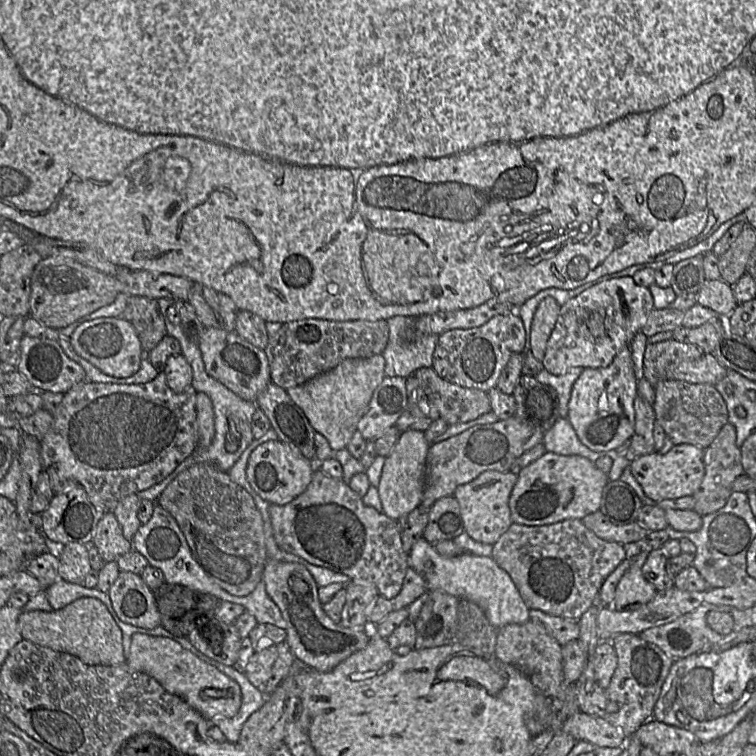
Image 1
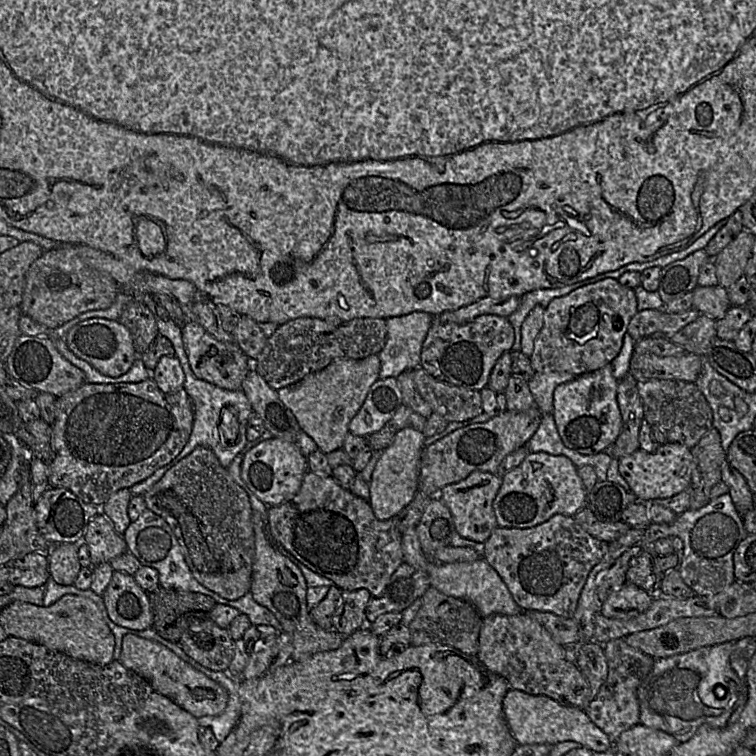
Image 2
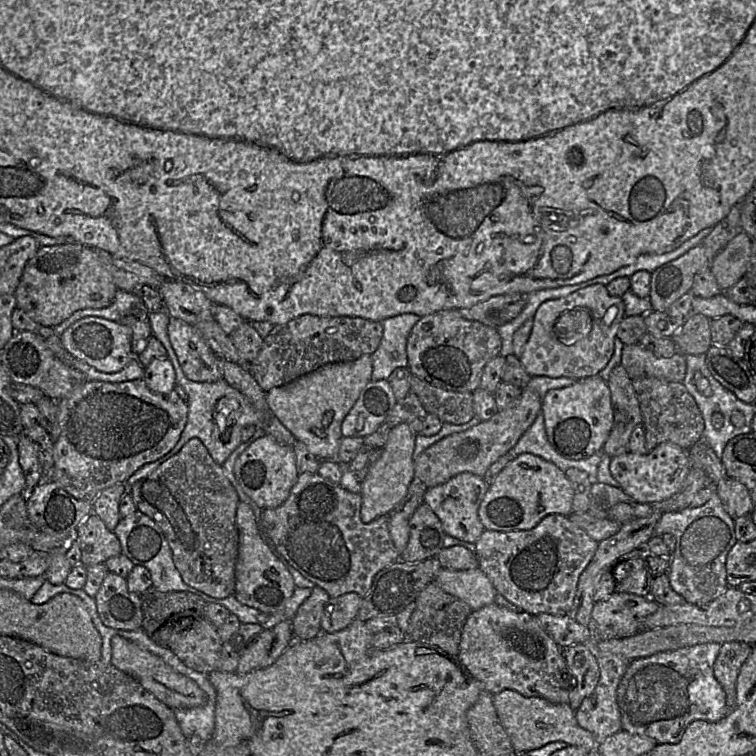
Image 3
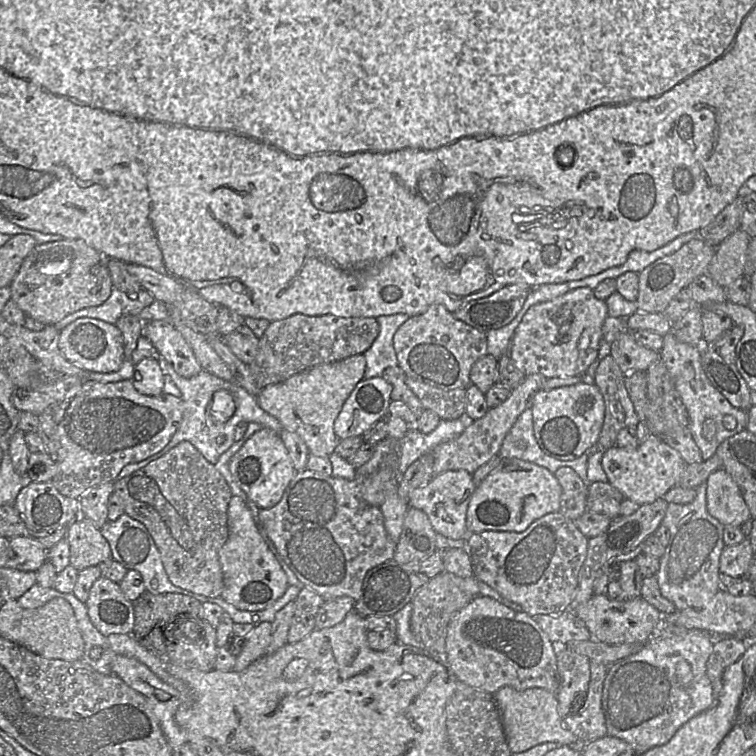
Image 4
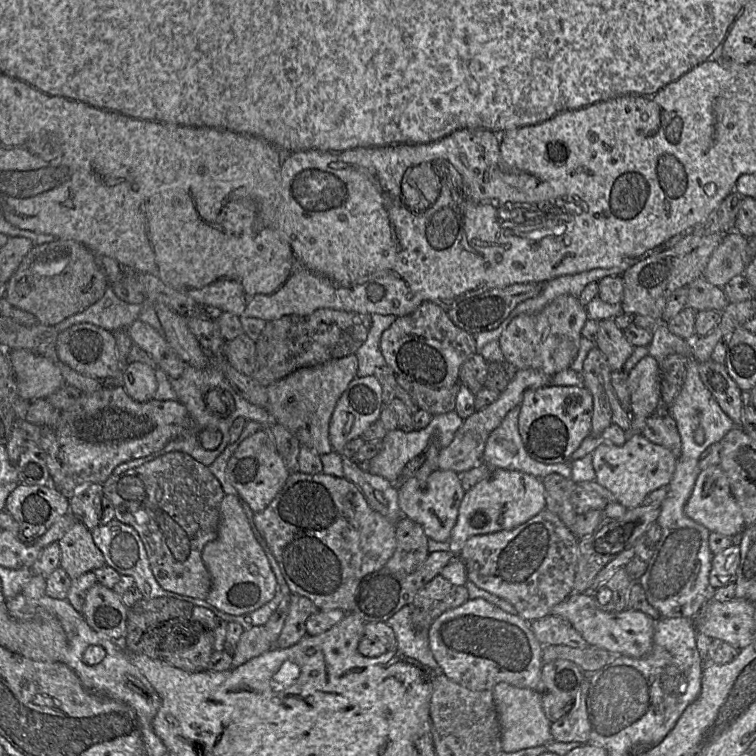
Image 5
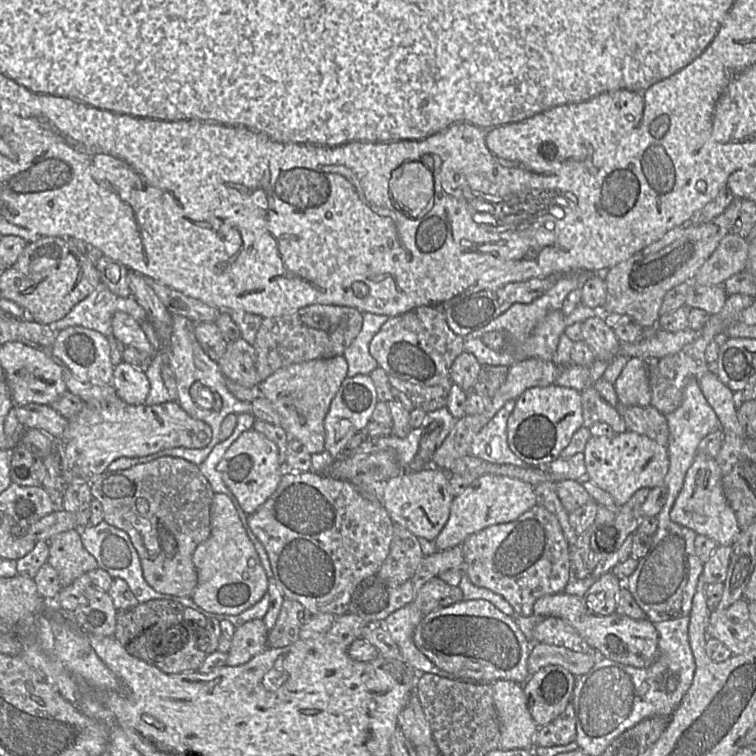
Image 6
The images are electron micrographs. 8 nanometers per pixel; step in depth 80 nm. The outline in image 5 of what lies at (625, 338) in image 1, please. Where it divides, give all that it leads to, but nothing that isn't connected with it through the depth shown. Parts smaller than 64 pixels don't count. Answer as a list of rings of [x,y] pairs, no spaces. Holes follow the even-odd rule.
[[[564,295],[548,303],[541,311],[521,314],[503,331],[498,344],[504,358],[517,369],[537,369],[554,375],[570,369],[582,339],[582,329],[588,321],[587,310],[577,296]]]

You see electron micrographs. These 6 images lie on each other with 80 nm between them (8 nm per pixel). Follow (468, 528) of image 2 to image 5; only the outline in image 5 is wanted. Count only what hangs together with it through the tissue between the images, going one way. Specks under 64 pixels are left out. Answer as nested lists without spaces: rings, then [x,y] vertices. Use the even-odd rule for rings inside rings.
[[[437,469],[426,480],[410,478],[396,484],[398,504],[403,518],[421,525],[429,539],[439,542],[449,541],[458,517],[459,506],[466,493],[461,484],[460,474],[452,470]]]

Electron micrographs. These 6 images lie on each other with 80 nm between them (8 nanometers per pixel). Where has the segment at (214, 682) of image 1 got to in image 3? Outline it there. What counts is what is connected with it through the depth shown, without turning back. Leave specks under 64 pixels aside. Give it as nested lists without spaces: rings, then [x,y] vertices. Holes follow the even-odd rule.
[[[114,636],[111,644],[112,665],[135,678],[147,691],[169,708],[188,709],[204,705],[207,702],[206,693],[194,680],[174,670],[159,656],[142,649],[134,642],[121,636]]]

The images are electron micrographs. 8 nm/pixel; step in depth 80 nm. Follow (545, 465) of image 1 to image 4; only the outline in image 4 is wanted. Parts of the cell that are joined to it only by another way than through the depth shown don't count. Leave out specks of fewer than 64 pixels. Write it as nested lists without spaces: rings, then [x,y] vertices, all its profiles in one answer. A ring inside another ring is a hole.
[[[518,458],[503,459],[473,492],[466,515],[469,533],[522,532],[540,517],[559,512],[562,488],[555,475],[542,466]]]

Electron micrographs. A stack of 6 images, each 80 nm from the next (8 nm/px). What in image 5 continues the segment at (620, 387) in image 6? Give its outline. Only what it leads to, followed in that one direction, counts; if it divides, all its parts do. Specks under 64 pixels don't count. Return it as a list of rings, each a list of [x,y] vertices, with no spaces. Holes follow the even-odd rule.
[[[644,356],[628,372],[631,433],[640,434],[646,419],[661,405],[660,368],[653,356]]]

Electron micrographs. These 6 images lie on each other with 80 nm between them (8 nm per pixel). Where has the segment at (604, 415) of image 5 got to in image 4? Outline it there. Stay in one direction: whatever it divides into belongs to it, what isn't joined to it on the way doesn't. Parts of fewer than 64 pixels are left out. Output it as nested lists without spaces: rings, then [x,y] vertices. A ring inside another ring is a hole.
[[[611,355],[600,359],[593,376],[605,403],[605,416],[599,435],[599,449],[616,445],[620,430],[638,424],[639,417],[625,386],[626,374]]]

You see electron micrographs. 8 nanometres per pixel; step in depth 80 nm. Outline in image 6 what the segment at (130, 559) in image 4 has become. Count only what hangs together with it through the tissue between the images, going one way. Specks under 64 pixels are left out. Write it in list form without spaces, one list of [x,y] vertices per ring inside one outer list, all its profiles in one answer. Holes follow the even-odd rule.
[[[103,521],[96,526],[80,528],[80,536],[85,549],[96,559],[97,567],[108,572],[113,579],[121,578],[125,580],[138,603],[157,599],[172,600],[172,598],[184,598],[159,593],[146,582],[139,555],[128,534],[123,530]]]

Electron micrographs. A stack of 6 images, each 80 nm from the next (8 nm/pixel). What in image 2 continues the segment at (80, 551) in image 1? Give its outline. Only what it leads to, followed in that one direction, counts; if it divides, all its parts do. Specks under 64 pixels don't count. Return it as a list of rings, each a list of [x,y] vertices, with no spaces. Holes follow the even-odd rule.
[[[74,543],[56,545],[49,555],[50,579],[60,585],[73,585],[81,568],[78,547]]]

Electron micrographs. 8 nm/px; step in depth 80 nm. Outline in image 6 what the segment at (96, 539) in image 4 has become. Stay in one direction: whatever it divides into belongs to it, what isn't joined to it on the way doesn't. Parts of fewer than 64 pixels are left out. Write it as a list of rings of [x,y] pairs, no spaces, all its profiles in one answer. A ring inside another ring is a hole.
[[[79,529],[60,533],[49,540],[46,564],[56,570],[62,589],[81,575],[98,568],[96,559],[82,544]]]

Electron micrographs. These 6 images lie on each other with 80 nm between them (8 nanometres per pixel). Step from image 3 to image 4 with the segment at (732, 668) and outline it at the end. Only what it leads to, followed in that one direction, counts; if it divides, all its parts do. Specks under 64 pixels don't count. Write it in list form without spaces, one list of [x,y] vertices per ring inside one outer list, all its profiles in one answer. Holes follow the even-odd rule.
[[[720,637],[714,641],[713,651],[707,662],[707,675],[716,697],[722,689],[725,669],[742,657],[747,649],[747,644],[743,638],[738,637]]]

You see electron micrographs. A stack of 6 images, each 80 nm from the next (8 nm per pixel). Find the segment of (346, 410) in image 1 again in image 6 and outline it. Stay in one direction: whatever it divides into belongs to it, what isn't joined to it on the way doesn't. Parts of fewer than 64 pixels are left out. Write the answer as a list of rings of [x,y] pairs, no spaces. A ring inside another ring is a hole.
[[[343,356],[316,359],[280,368],[258,384],[261,392],[278,413],[280,426],[291,439],[300,441],[311,455],[325,451],[324,419],[329,410],[331,401],[335,397],[343,380],[347,377],[347,370],[348,364]]]

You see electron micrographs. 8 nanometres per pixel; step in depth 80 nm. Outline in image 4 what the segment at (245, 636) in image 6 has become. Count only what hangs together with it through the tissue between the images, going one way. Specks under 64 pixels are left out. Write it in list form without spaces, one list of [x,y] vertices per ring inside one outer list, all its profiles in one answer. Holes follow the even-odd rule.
[[[271,623],[256,625],[246,636],[242,651],[236,657],[233,671],[241,671],[256,660],[268,655],[271,643]]]

